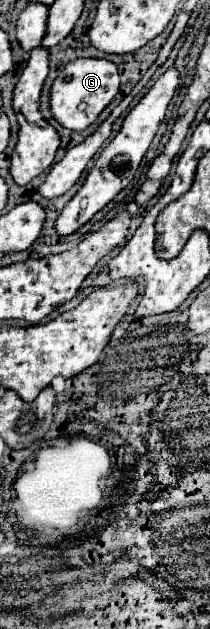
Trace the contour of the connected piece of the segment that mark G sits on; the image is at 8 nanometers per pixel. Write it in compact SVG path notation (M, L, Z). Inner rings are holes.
M78 58L74 62L68 62L66 68L58 74L58 78L52 84L50 90L50 106L54 118L70 130L84 130L88 128L98 114L112 102L112 98L120 90L120 74L118 68L104 58ZM80 104L86 104L82 110Z

